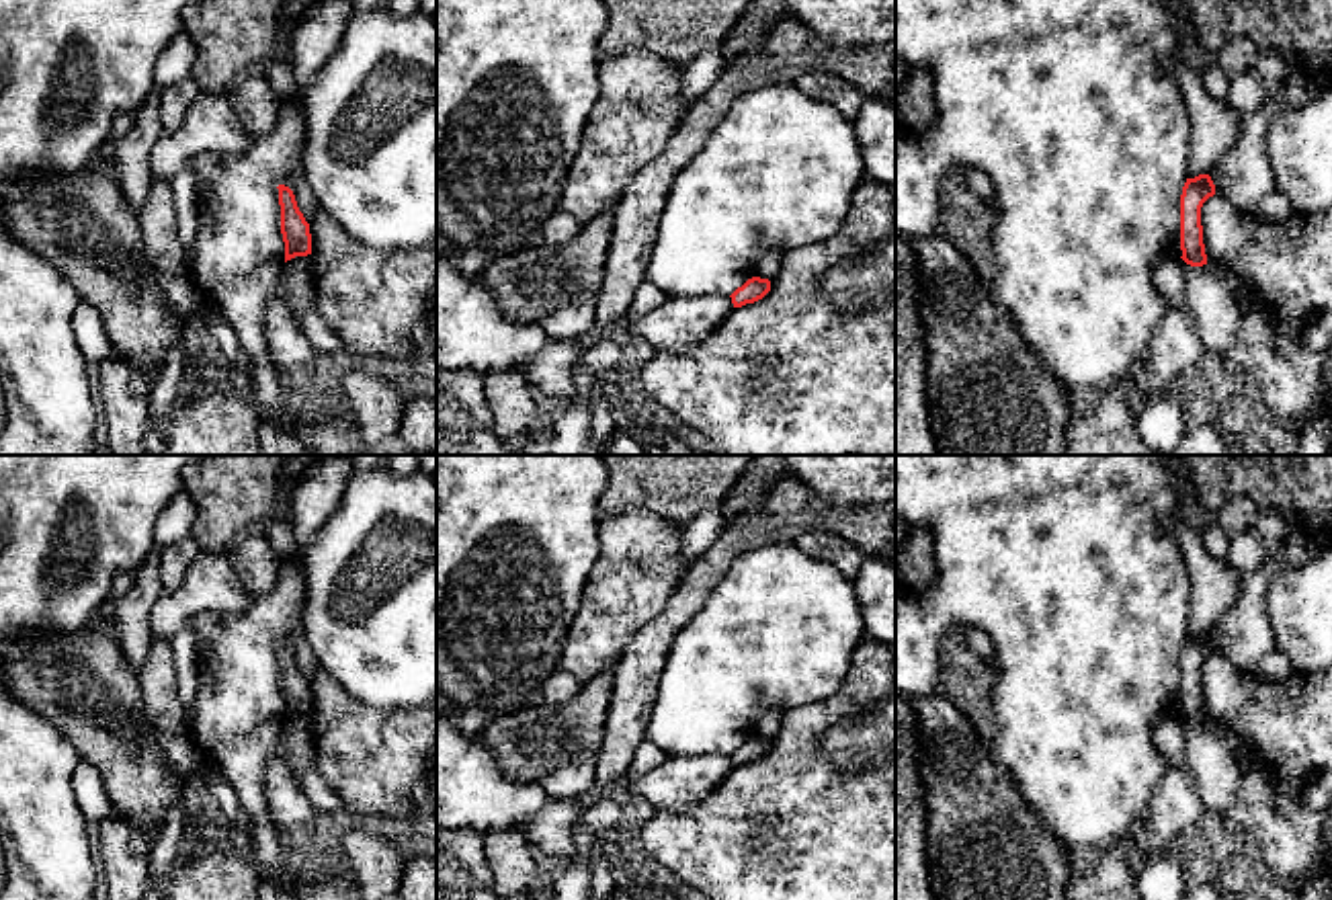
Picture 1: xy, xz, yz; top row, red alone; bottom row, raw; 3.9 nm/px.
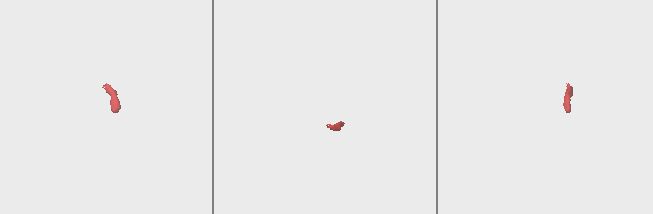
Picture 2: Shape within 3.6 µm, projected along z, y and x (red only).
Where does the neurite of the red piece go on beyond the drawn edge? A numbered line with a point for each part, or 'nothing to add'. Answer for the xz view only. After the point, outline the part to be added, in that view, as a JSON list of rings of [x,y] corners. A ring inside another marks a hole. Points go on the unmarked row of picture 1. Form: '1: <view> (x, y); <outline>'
nothing to add

